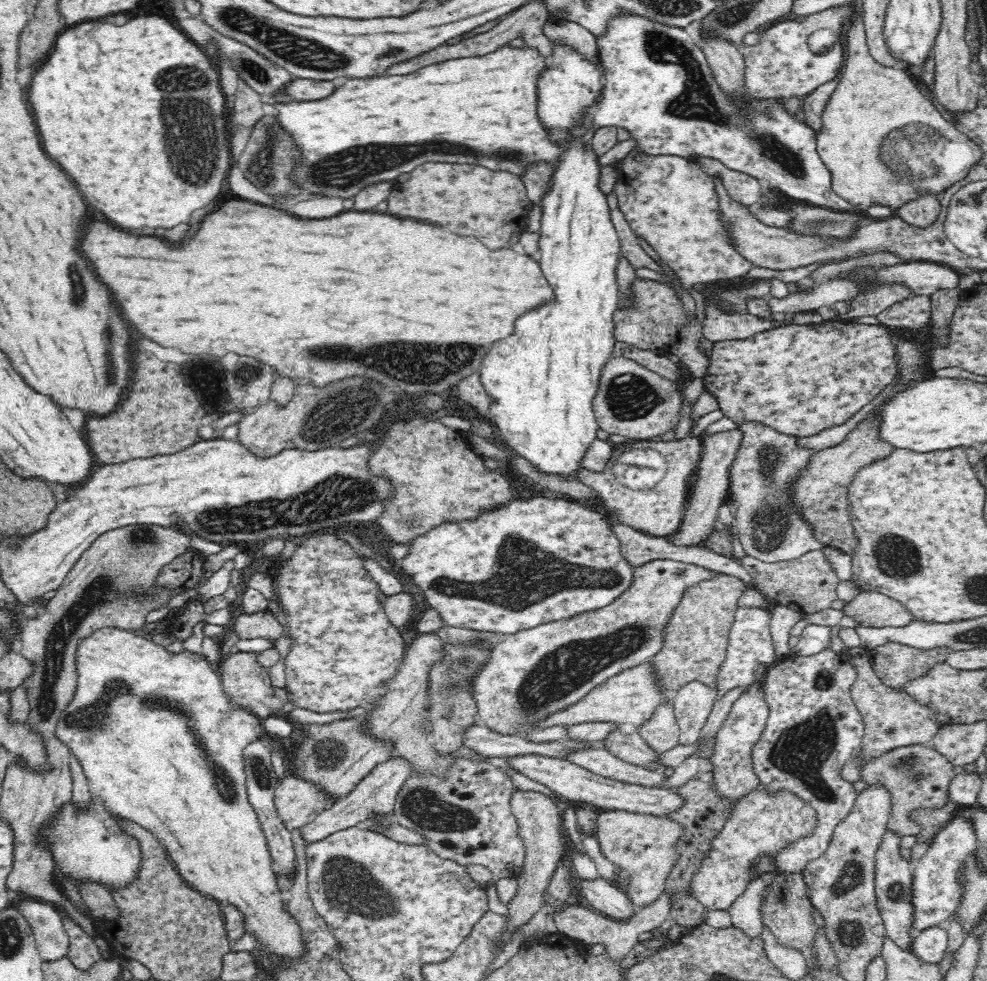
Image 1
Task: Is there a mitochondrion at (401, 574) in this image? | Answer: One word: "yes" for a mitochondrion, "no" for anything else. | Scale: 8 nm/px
no

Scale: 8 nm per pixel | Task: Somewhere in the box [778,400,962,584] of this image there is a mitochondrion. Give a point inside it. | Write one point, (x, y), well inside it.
(894, 556)

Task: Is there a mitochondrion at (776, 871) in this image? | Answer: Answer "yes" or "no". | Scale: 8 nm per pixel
no

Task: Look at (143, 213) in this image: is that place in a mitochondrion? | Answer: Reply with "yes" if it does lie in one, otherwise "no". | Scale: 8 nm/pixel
no

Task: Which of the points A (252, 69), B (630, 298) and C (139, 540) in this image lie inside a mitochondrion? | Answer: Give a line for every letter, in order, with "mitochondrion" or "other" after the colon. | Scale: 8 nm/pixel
A: mitochondrion
B: other
C: mitochondrion

